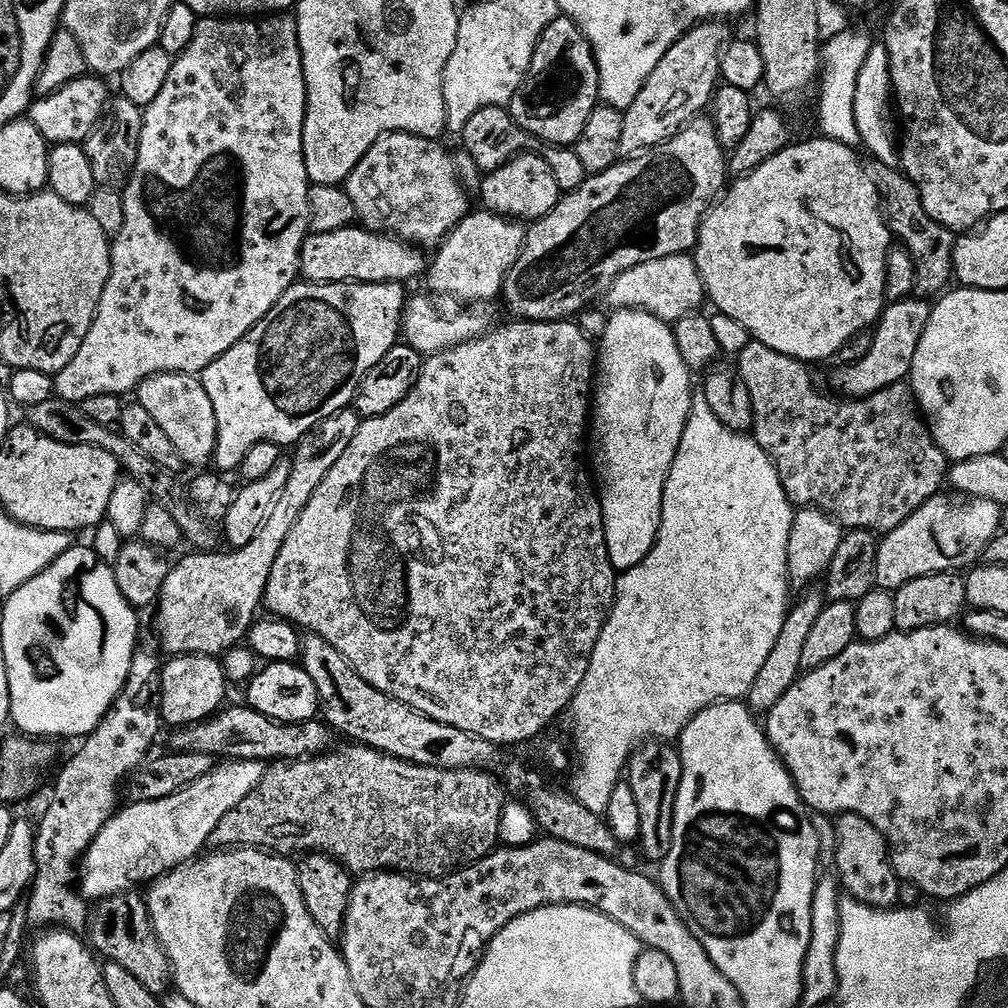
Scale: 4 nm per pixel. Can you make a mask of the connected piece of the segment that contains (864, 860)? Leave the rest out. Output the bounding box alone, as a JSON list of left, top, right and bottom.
[834,813,902,909]

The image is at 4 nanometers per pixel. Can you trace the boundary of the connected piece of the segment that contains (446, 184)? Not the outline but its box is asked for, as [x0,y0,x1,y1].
[346,132,470,249]

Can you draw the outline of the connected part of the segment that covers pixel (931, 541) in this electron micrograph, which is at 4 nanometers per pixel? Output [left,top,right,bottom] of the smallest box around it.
[876,495,1001,594]

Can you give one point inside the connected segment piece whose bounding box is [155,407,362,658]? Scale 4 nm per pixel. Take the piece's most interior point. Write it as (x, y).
(208, 604)

